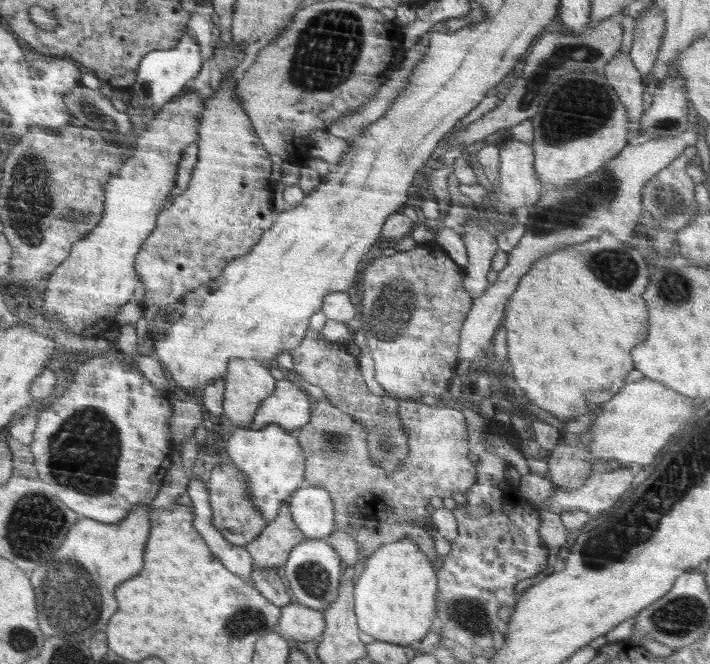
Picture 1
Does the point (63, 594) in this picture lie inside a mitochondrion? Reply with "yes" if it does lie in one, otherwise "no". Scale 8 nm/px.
yes

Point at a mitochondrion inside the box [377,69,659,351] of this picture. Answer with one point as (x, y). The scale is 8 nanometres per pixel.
(576, 107)

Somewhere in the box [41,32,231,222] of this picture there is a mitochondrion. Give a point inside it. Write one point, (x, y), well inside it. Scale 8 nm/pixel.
(92, 111)

